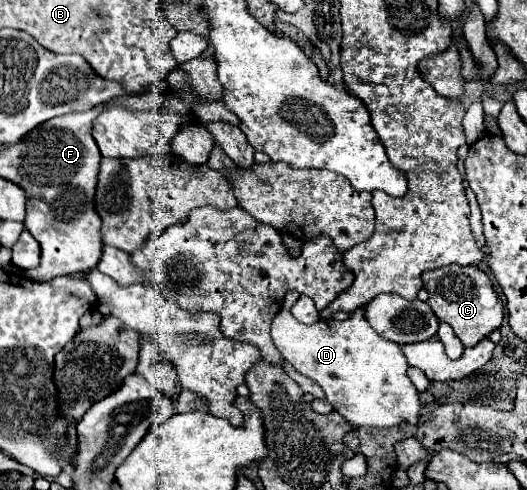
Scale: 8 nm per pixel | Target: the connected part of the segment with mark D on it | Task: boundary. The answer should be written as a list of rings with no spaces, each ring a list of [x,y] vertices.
[[[357,307],[349,319],[337,321],[337,319],[321,319],[313,325],[299,323],[291,311],[281,309],[271,325],[271,337],[275,347],[281,351],[285,361],[293,365],[301,375],[317,381],[321,389],[327,395],[327,401],[333,405],[337,413],[341,413],[353,427],[393,427],[401,423],[417,425],[419,423],[419,391],[407,377],[407,361],[401,353],[401,347],[393,341],[383,339],[375,333],[375,329],[367,323],[365,307]]]

